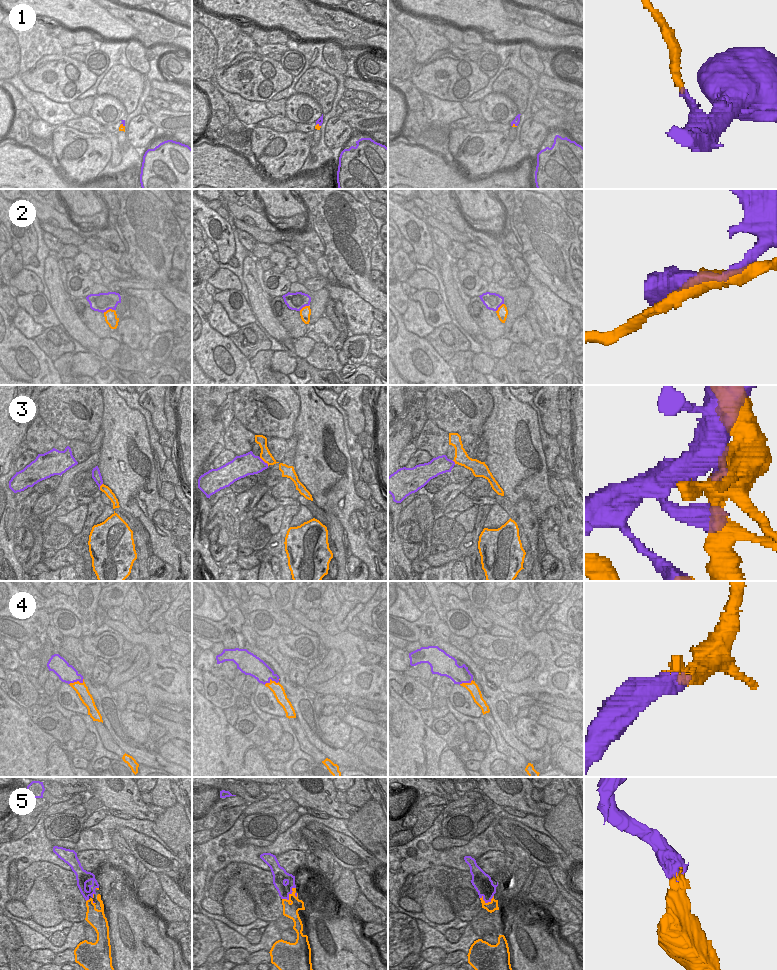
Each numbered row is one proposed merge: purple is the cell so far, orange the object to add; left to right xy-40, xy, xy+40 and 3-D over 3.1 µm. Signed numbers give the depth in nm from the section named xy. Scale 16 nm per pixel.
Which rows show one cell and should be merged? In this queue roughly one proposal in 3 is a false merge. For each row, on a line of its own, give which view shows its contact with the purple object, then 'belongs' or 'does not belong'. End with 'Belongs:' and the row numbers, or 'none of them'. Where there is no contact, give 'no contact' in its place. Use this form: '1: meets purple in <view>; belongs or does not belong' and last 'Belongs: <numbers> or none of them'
1: meets purple in xy+40; belongs
2: meets purple in xy-40; does not belong
3: meets purple in xy; does not belong
4: meets purple in xy-40; belongs
5: meets purple in xy; belongs
Belongs: 1, 4, 5

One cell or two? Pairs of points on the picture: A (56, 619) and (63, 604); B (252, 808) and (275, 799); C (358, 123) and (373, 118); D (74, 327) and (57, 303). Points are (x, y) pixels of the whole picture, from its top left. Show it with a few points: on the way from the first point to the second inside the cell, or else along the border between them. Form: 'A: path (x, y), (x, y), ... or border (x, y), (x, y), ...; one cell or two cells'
A: border (51, 614), (57, 610), (69, 610), (80, 622); two cells
B: path (258, 806), (269, 802); one cell
C: path (362, 121), (369, 121); one cell
D: path (70, 321), (63, 309); one cell

